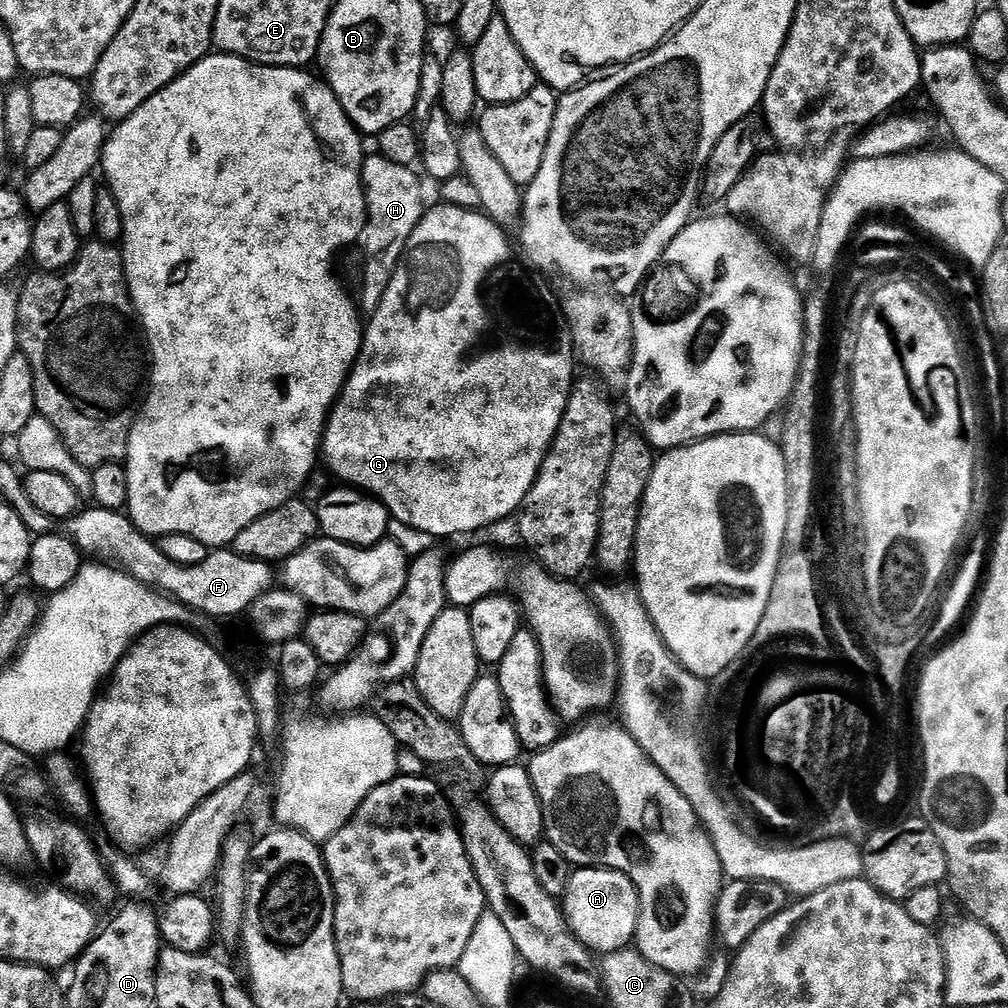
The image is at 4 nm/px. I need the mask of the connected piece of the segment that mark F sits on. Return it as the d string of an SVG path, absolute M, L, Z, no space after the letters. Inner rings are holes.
M95 506L87 508L71 520L63 521L62 534L65 538L75 543L85 557L125 572L148 588L162 592L196 612L215 618L240 616L243 612L245 615L253 602L273 587L273 565L265 564L263 560L251 560L240 556L235 550L212 550L206 562L198 566L182 566L166 558L159 543L139 532L124 512Z

